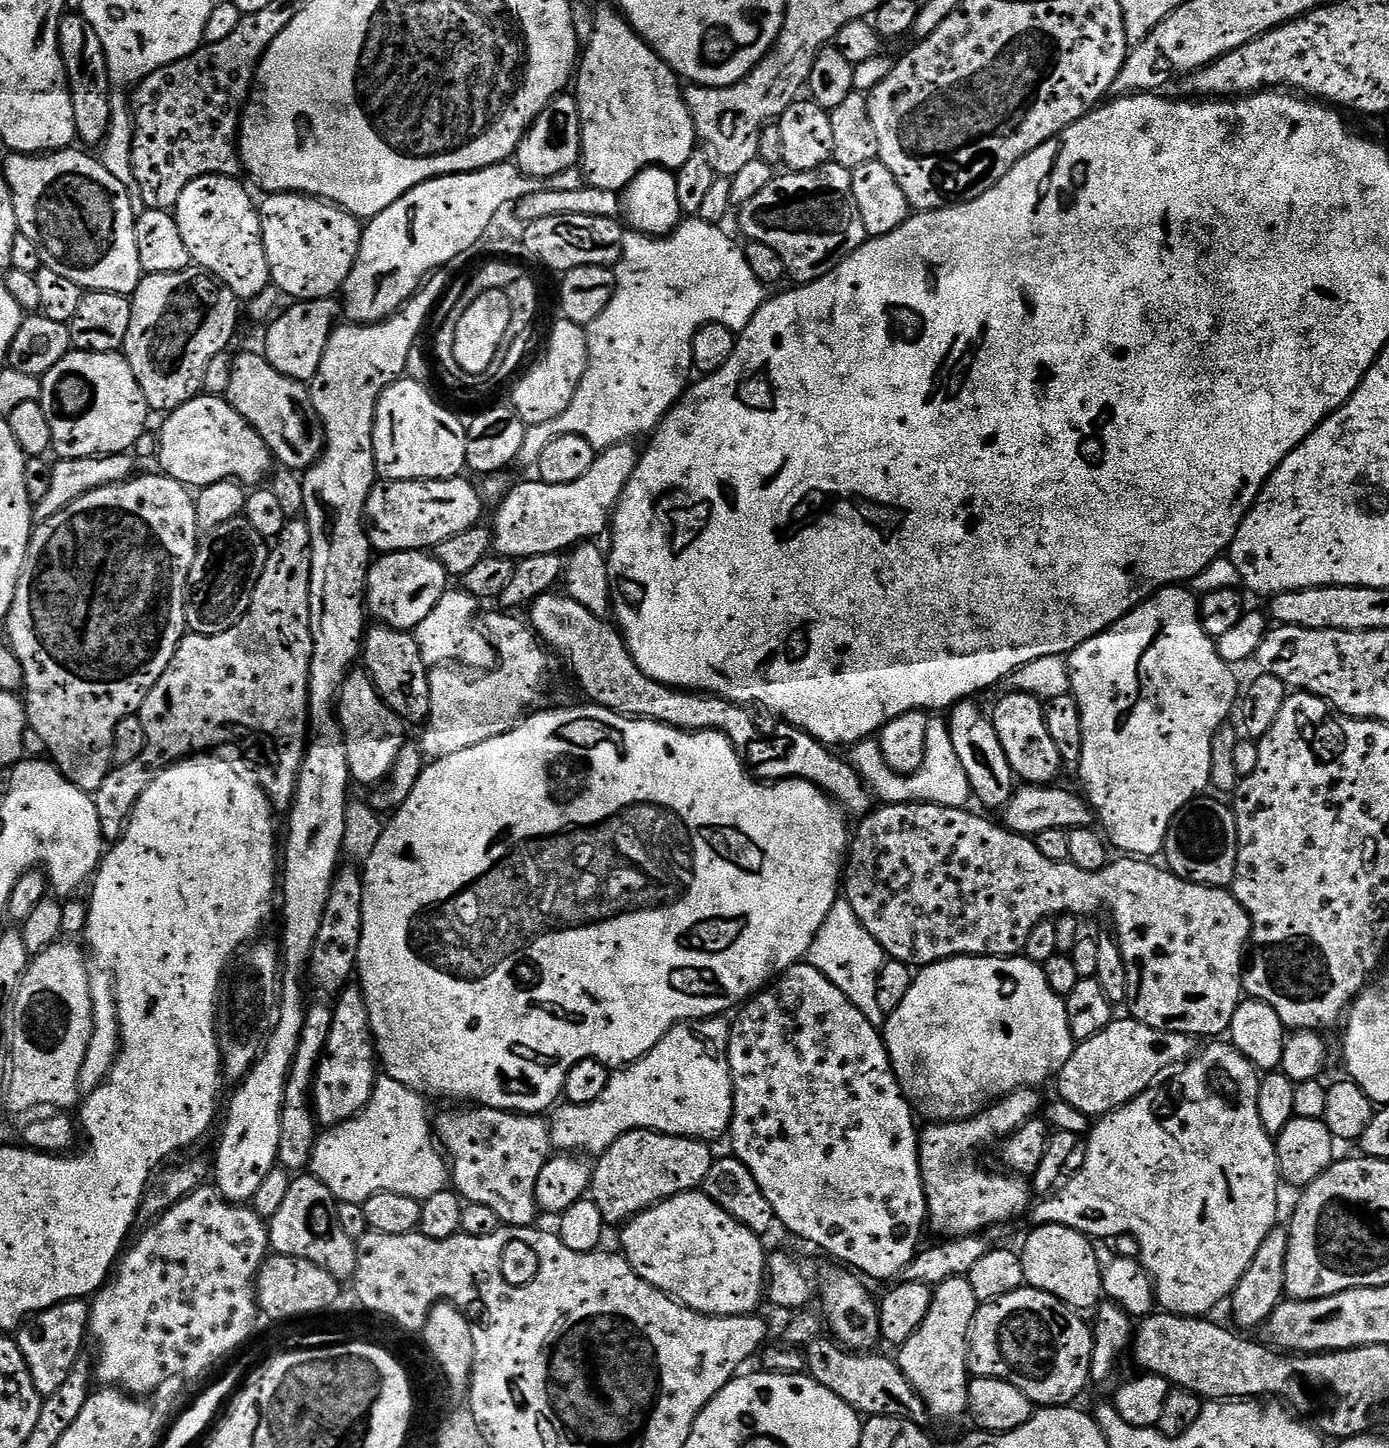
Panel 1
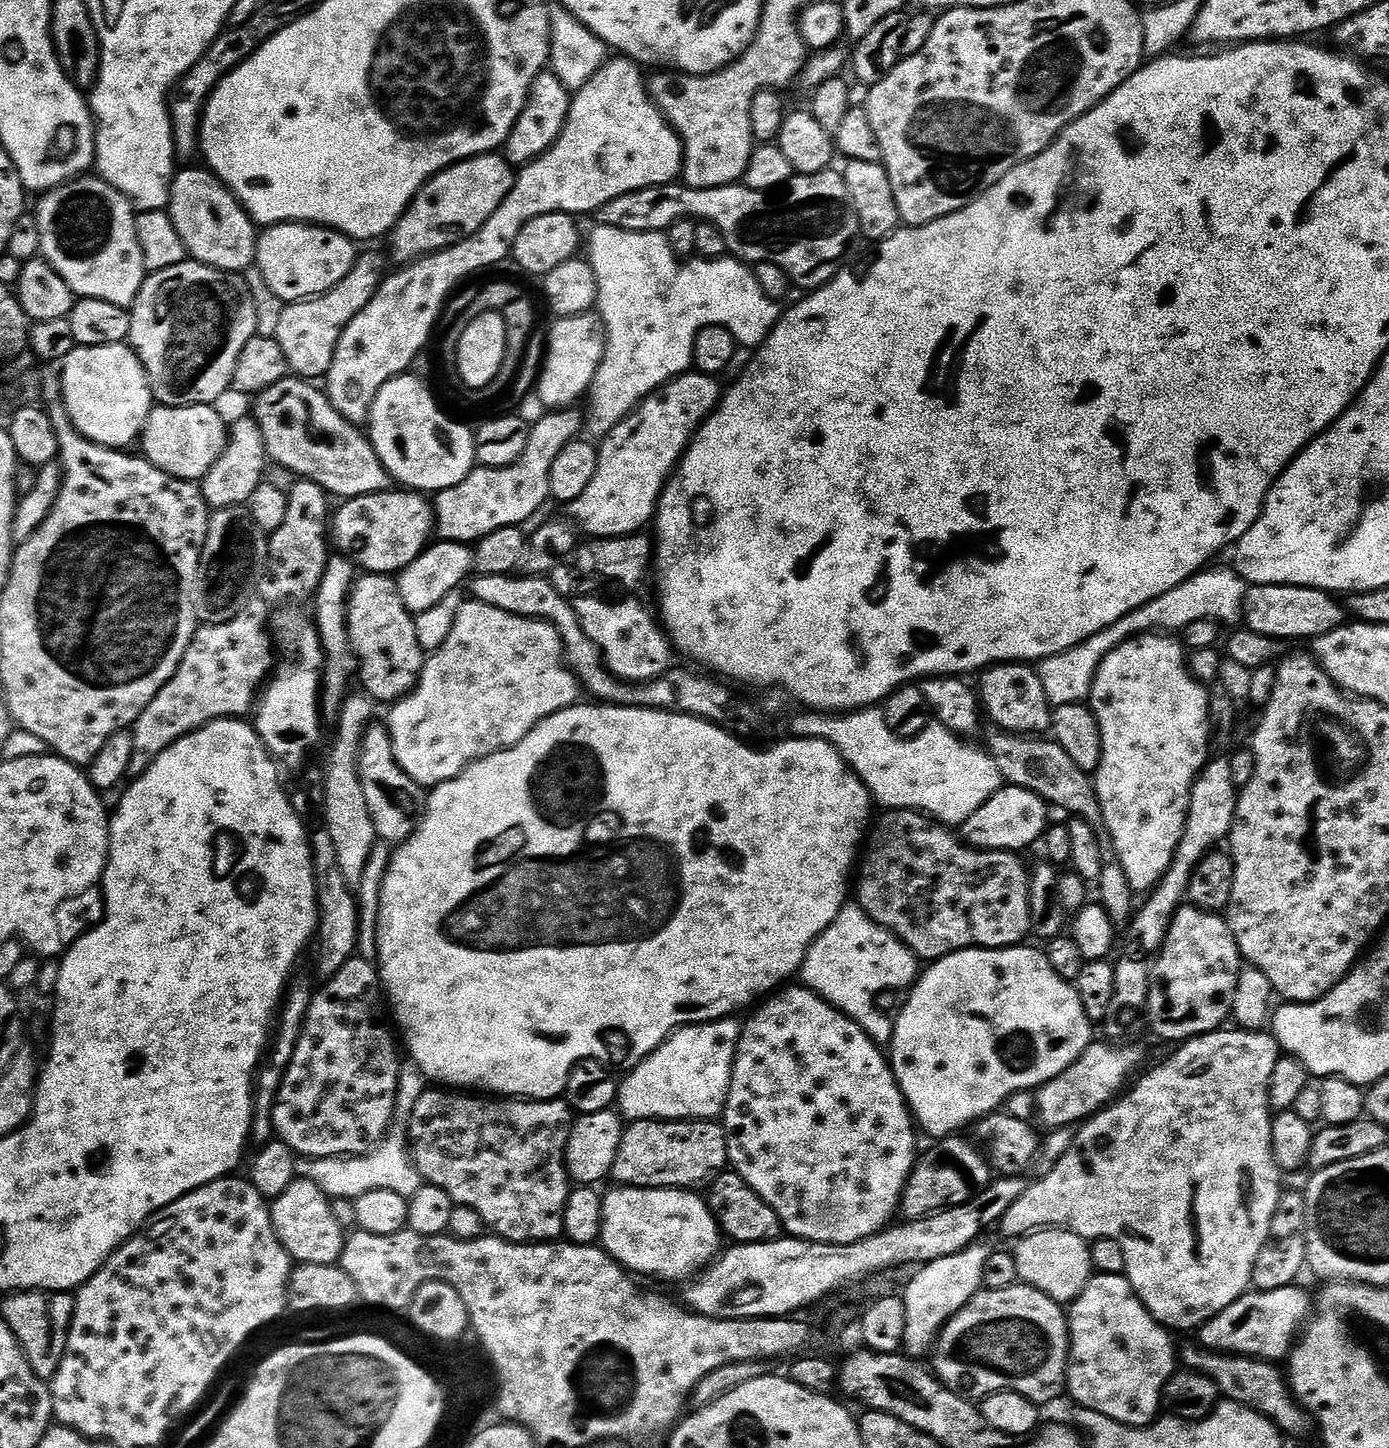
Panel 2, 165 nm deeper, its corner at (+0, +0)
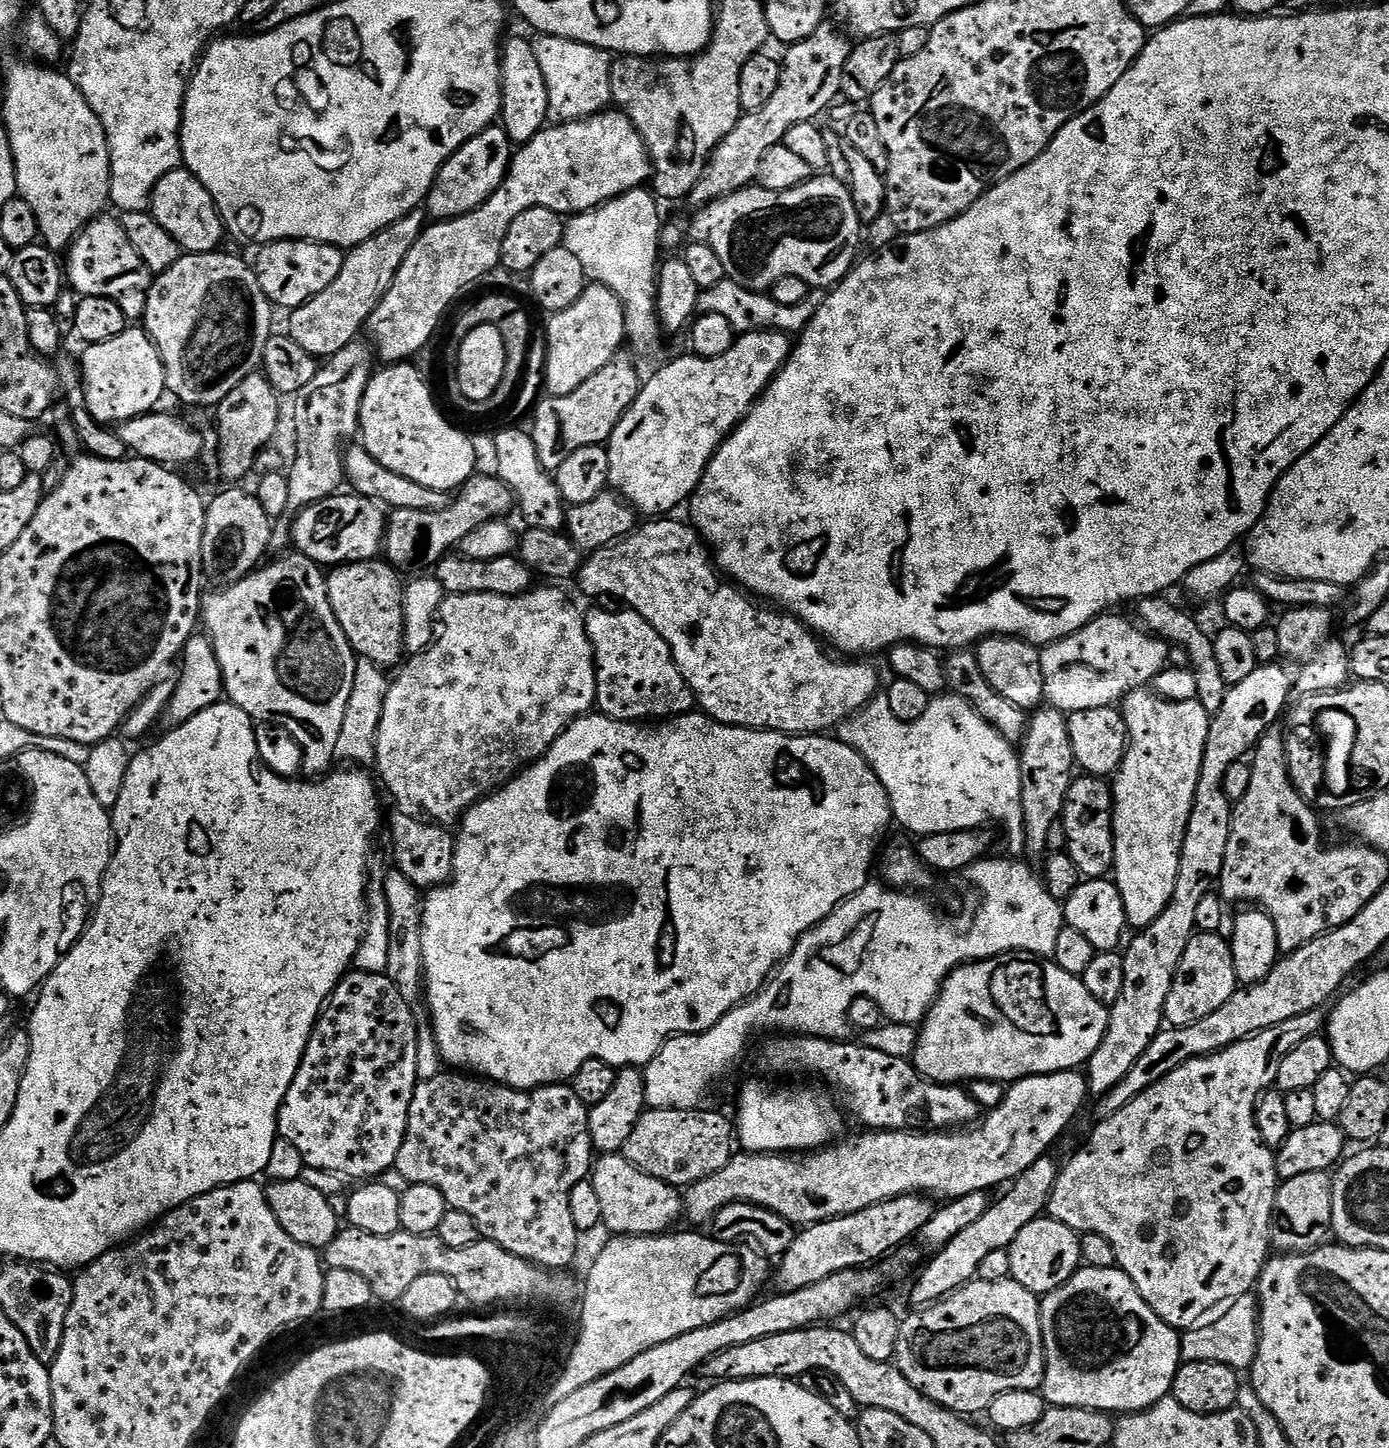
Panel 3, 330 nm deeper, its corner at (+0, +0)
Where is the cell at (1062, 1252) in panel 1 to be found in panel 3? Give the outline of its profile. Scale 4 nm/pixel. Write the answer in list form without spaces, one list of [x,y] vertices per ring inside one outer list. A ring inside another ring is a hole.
[[[1051,1218],[1030,1222],[1007,1248],[1010,1254],[1011,1279],[1017,1280],[1038,1298],[1058,1290],[1081,1267],[1080,1236],[1070,1226]]]

